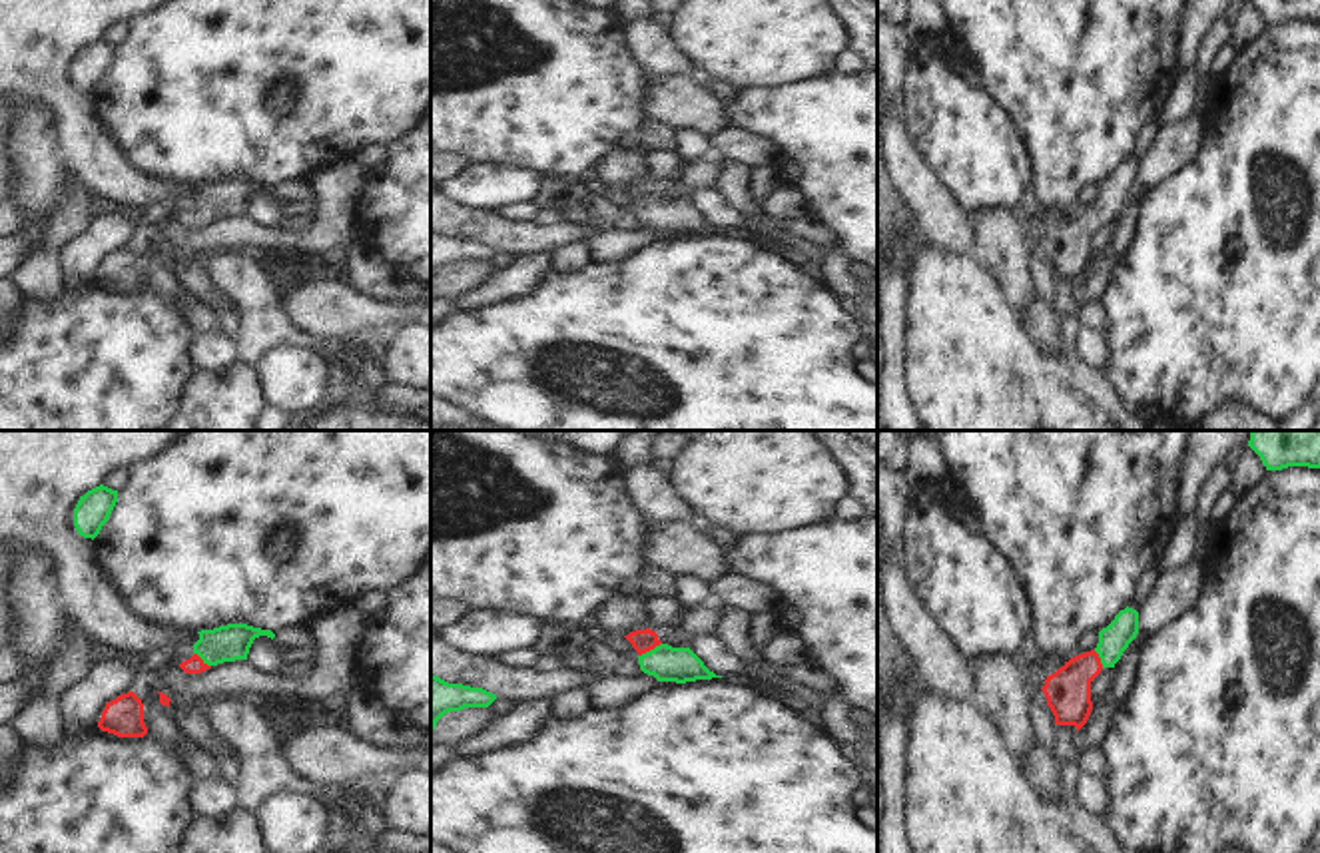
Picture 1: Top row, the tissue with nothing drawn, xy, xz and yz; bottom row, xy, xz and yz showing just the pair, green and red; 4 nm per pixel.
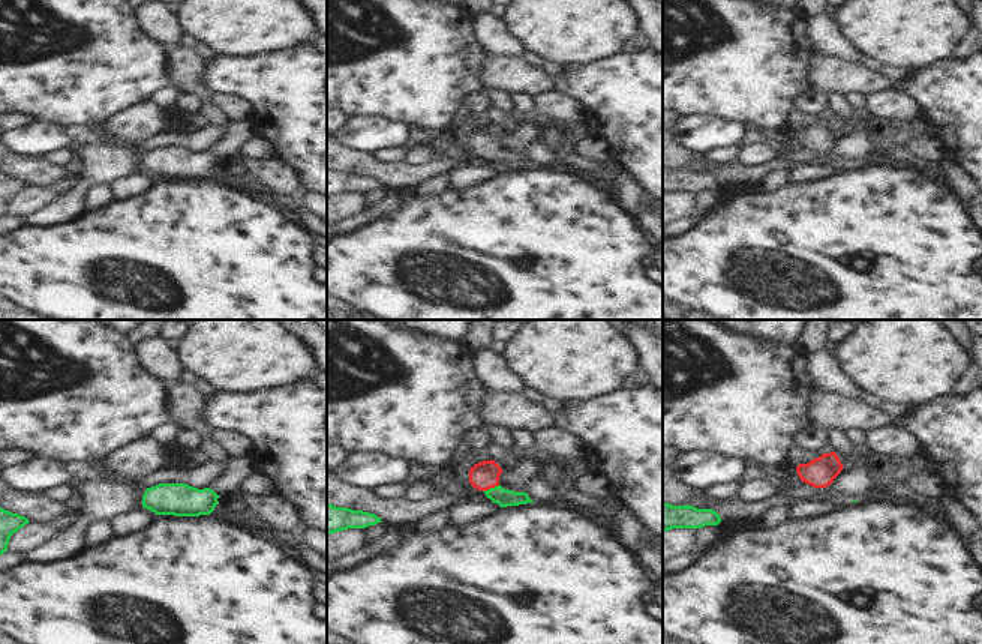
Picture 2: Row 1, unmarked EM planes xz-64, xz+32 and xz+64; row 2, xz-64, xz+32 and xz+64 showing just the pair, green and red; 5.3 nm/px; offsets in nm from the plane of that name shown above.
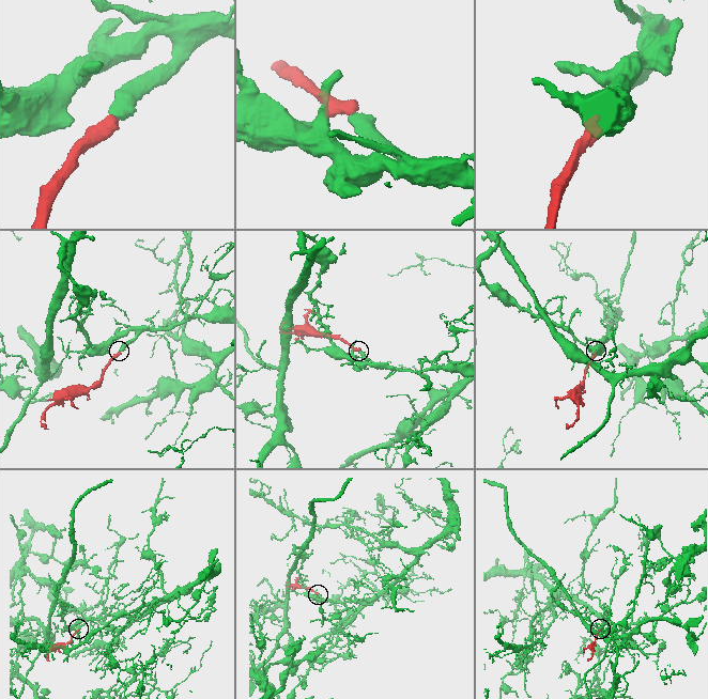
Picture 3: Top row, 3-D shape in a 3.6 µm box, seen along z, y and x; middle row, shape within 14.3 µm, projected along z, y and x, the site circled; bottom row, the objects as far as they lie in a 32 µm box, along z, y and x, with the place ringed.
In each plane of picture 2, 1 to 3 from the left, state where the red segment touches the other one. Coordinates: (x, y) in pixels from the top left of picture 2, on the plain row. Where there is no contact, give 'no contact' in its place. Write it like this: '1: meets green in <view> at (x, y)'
1: no contact
2: meets green in xz+32 at (490, 152)
3: no contact

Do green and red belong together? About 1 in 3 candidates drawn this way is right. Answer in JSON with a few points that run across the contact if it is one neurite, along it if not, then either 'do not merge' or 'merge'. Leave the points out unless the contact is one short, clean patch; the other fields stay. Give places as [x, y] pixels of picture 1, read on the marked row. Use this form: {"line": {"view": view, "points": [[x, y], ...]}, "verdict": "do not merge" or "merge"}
{"line": {"view": "xz", "points": [[666, 664], [651, 650], [643, 640]]}, "verdict": "merge"}

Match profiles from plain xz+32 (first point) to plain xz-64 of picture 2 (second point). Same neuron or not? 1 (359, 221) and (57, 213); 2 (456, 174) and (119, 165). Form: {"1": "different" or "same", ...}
{"1": "same", "2": "different"}

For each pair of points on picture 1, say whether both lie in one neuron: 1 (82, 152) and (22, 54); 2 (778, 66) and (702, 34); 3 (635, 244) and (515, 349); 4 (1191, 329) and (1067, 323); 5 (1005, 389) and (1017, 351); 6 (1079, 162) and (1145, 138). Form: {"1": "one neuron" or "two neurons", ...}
{"1": "one neuron", "2": "one neuron", "3": "two neurons", "4": "two neurons", "5": "one neuron", "6": "two neurons"}

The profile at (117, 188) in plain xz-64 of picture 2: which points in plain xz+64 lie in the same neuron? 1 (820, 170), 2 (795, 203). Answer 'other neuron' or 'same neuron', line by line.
1: same neuron
2: other neuron

